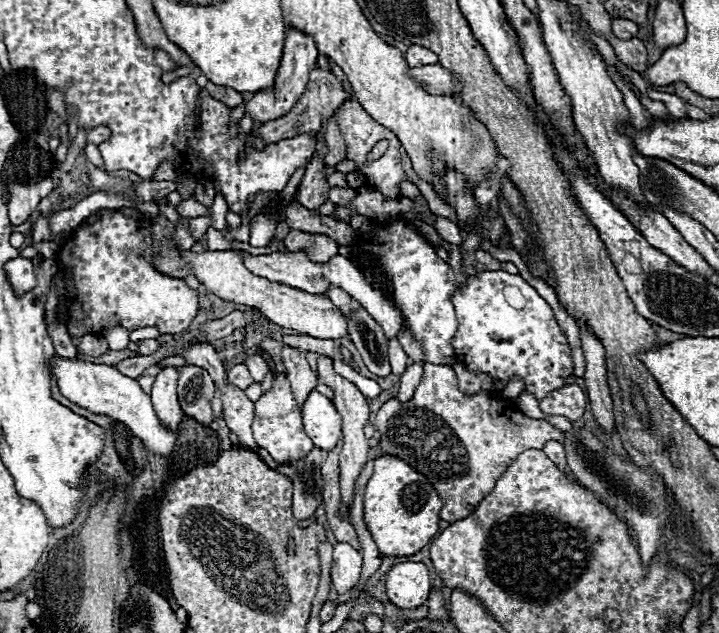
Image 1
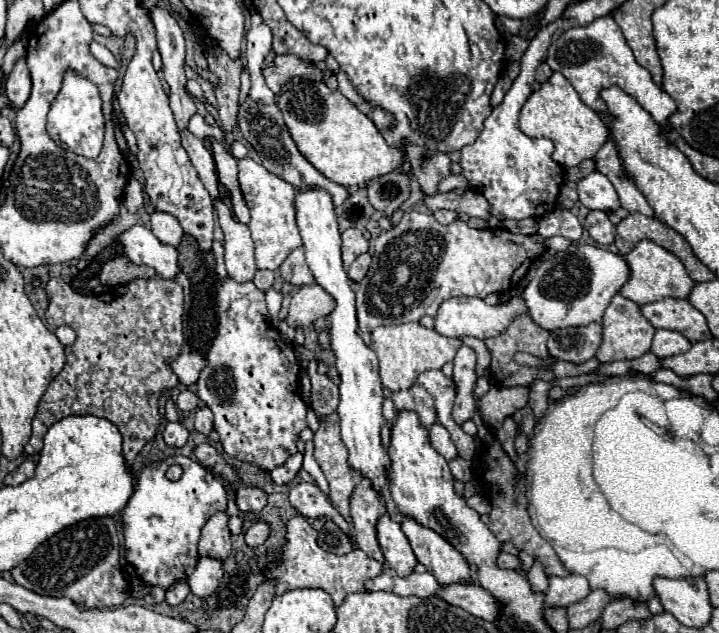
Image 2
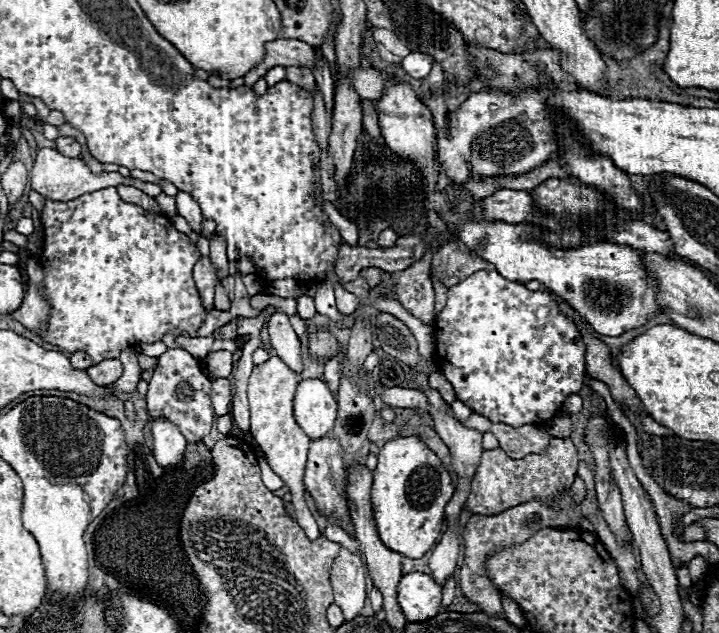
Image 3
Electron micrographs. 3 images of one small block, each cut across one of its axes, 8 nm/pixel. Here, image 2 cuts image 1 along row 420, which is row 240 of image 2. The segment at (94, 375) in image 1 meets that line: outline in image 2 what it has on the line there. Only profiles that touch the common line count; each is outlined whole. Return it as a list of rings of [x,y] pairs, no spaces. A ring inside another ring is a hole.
[[[136,224],[124,234],[118,236],[120,244],[124,246],[126,256],[134,264],[152,266],[164,280],[174,280],[180,272],[178,268],[178,252],[170,244],[162,244],[152,230]]]

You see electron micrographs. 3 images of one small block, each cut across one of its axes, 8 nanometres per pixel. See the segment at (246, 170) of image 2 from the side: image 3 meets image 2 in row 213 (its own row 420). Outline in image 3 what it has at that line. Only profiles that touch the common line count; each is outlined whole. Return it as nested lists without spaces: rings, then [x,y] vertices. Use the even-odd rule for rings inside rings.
[[[270,356],[264,364],[254,366],[248,382],[250,434],[254,436],[260,450],[264,452],[270,468],[290,488],[296,522],[302,526],[302,530],[306,532],[306,536],[310,540],[316,540],[320,536],[320,530],[318,530],[316,520],[304,502],[304,484],[302,484],[310,438],[304,434],[304,430],[300,430],[300,426],[296,424],[294,414],[292,414],[292,398],[294,398],[298,383],[299,379],[296,372],[292,372],[278,356]]]

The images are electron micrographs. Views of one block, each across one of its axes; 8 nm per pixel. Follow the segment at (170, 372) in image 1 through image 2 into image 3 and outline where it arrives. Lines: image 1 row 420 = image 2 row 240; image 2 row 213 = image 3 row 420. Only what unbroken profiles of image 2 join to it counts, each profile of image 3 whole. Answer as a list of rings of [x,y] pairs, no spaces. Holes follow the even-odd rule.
[[[154,418],[152,424],[152,434],[154,434],[154,458],[162,468],[172,468],[180,464],[184,450],[186,450],[186,440],[180,434],[180,430],[162,418]]]

